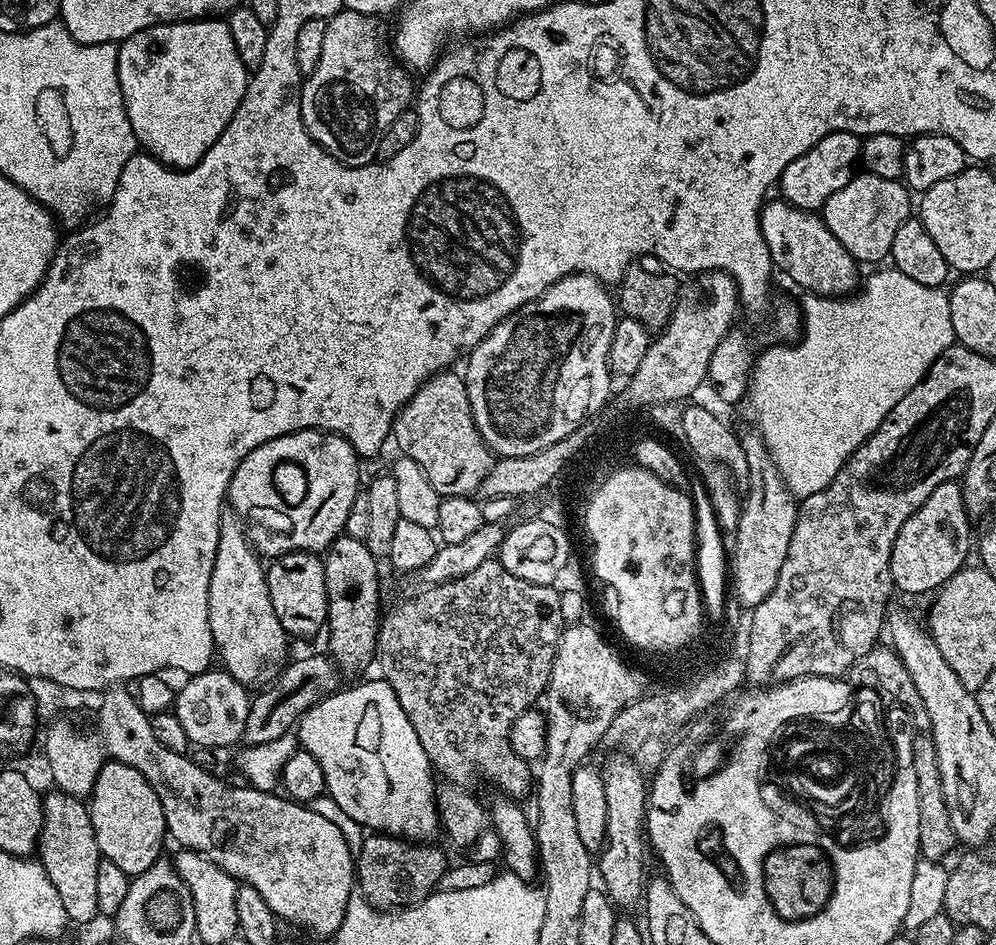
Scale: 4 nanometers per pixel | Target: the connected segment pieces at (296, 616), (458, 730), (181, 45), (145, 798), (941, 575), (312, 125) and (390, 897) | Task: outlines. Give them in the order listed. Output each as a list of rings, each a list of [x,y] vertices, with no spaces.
[[[288,552],[285,556],[275,557],[267,565],[268,589],[270,602],[274,602],[274,614],[278,614],[278,622],[282,622],[284,631],[289,637],[316,636],[325,631],[328,623],[326,581],[323,573],[323,559],[314,552]]]
[[[493,558],[482,562],[482,566],[470,570],[470,574],[462,574],[462,578],[447,580],[441,584],[421,587],[417,596],[404,600],[392,613],[385,615],[379,621],[379,636],[377,638],[375,659],[380,664],[379,675],[394,690],[402,710],[406,710],[406,718],[410,718],[410,726],[414,726],[414,734],[418,734],[418,742],[422,742],[422,750],[426,750],[428,760],[433,769],[445,776],[451,785],[472,786],[476,780],[476,772],[488,784],[496,787],[497,793],[513,798],[520,798],[524,791],[531,789],[534,784],[534,772],[530,769],[529,761],[518,754],[514,754],[512,743],[508,740],[508,731],[512,723],[526,709],[533,707],[547,691],[549,675],[552,673],[552,663],[556,657],[556,644],[560,640],[560,633],[566,627],[560,609],[560,592],[550,584],[535,584],[526,582],[526,578],[514,578],[500,564],[499,559]]]
[[[201,18],[199,20],[182,20],[171,24],[155,24],[130,38],[119,41],[118,44],[118,82],[122,86],[122,98],[126,106],[126,114],[130,118],[130,126],[136,135],[136,143],[149,156],[156,157],[161,164],[173,170],[187,170],[199,164],[200,159],[210,150],[210,146],[214,146],[214,142],[218,142],[222,130],[226,130],[230,118],[234,118],[242,98],[248,92],[249,79],[250,70],[244,65],[242,58],[238,58],[238,46],[234,46],[234,38],[230,38],[227,23],[220,18]]]
[[[109,760],[101,766],[101,772],[97,774],[97,780],[90,795],[88,813],[92,819],[94,838],[100,847],[101,857],[114,862],[114,866],[121,868],[128,877],[150,870],[150,866],[154,866],[154,862],[161,859],[163,852],[160,851],[164,848],[164,840],[166,841],[162,804],[158,794],[150,788],[150,783],[133,766],[114,760]]]
[[[954,480],[942,482],[942,486],[937,486],[934,494],[930,494],[930,498],[926,498],[926,502],[922,502],[922,506],[918,506],[918,510],[914,510],[914,514],[910,514],[906,522],[902,522],[902,530],[898,530],[894,538],[894,546],[890,554],[890,574],[895,591],[909,592],[912,596],[920,596],[923,592],[935,593],[955,572],[965,567],[968,539],[972,536],[972,528],[968,525],[968,520],[970,521],[970,514],[964,505],[963,487]]]
[[[347,10],[331,17],[325,26],[317,68],[306,76],[306,86],[298,93],[300,117],[308,133],[335,160],[351,168],[376,160],[378,142],[382,142],[386,126],[398,114],[409,111],[414,100],[413,77],[394,59],[389,45],[384,45],[380,23],[375,16]]]
[[[365,835],[359,852],[355,853],[355,883],[359,895],[381,910],[399,910],[420,904],[437,891],[442,874],[450,867],[443,850],[434,845],[402,840],[399,836]]]

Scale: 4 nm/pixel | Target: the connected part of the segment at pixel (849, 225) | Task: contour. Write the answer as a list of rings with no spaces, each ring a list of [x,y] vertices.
[[[856,174],[850,182],[846,182],[846,186],[842,186],[842,190],[826,198],[822,215],[830,234],[834,234],[834,238],[846,246],[855,260],[867,265],[883,256],[885,259],[891,253],[898,226],[909,220],[911,212],[908,211],[911,208],[913,211],[914,200],[911,198],[909,189],[900,180]]]

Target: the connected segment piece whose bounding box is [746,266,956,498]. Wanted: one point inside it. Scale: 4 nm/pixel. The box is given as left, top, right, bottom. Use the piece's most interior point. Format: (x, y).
(857, 357)

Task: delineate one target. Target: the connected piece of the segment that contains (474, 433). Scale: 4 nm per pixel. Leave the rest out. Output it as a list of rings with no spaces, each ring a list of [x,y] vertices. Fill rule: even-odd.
[[[459,371],[436,373],[396,413],[391,439],[403,455],[414,458],[440,497],[472,496],[492,468],[494,453],[482,438],[470,410],[470,398]]]

